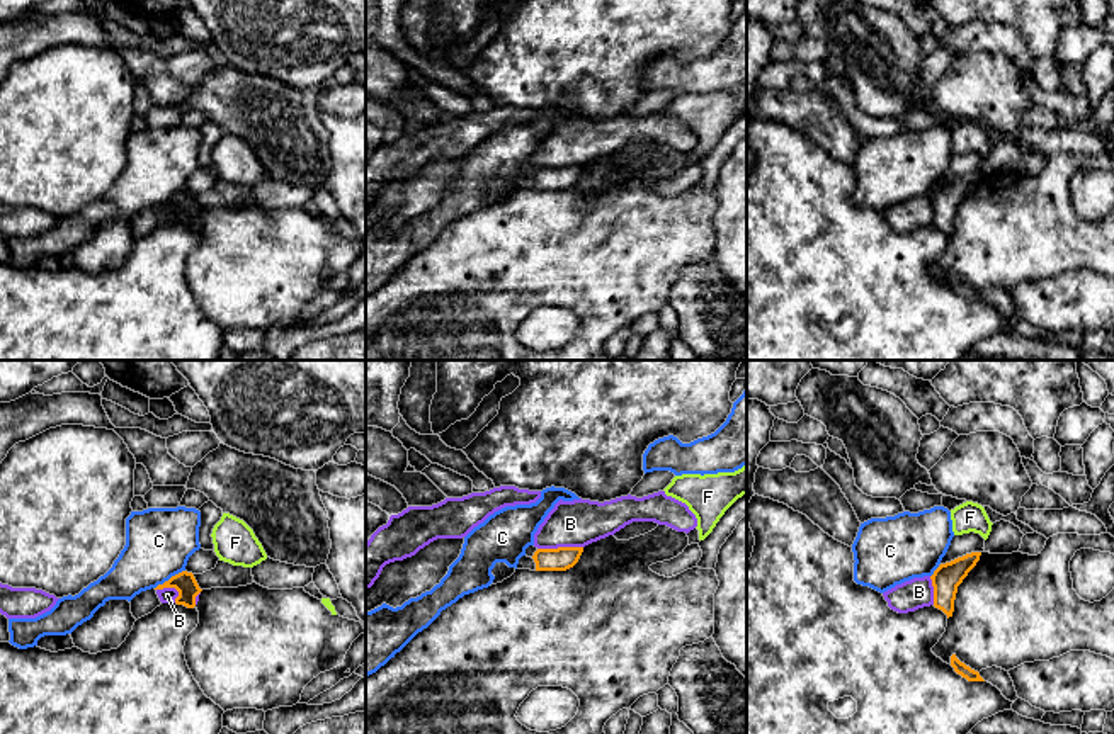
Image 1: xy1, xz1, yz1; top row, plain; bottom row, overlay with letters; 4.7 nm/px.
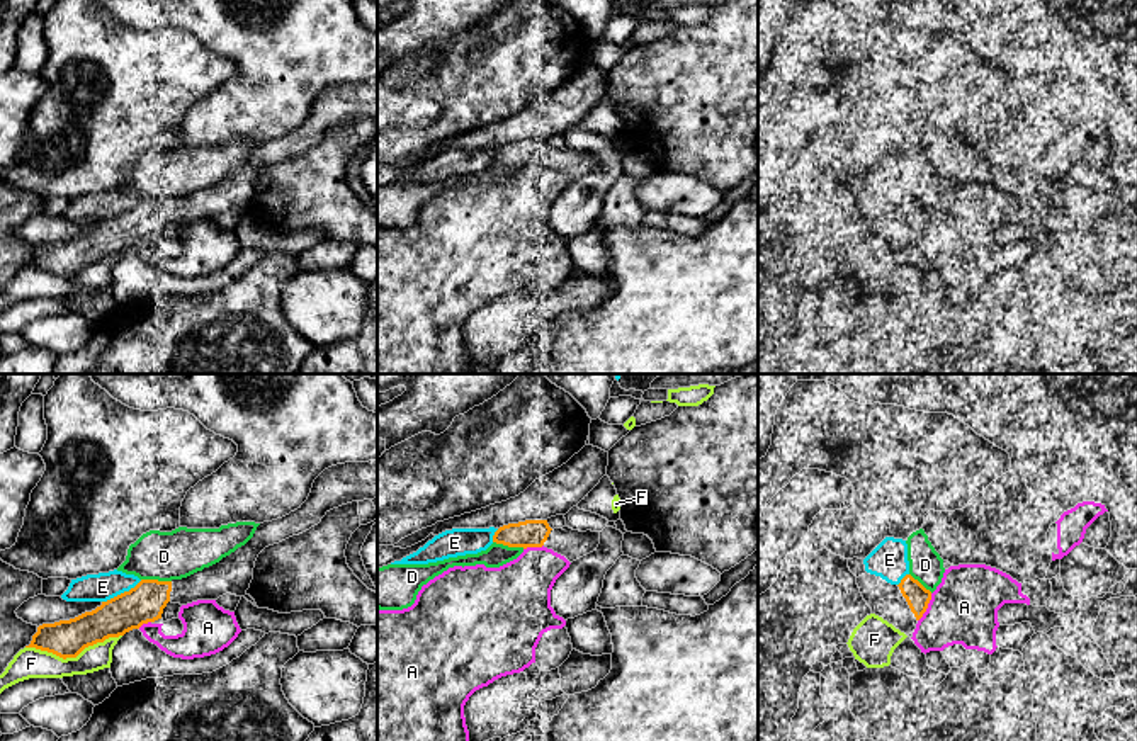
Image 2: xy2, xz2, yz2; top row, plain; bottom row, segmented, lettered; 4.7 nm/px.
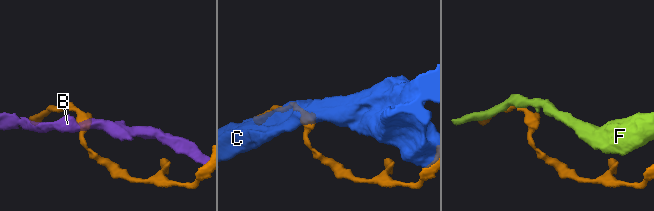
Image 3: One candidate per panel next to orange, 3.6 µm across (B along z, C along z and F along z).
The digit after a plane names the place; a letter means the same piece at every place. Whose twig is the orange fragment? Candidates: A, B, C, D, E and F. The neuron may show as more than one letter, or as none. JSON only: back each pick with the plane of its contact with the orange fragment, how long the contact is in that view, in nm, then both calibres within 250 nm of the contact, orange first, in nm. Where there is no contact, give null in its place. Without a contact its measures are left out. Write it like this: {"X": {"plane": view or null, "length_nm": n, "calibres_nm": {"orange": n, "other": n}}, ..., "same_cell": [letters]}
{"same_cell": []}

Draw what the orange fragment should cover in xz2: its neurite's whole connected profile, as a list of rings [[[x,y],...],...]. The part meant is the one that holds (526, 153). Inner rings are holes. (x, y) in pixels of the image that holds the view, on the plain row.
[[[525,139],[500,146],[493,161],[508,167],[547,167],[564,175],[569,182],[597,170],[600,151],[580,151],[569,146],[551,148],[547,139]]]

